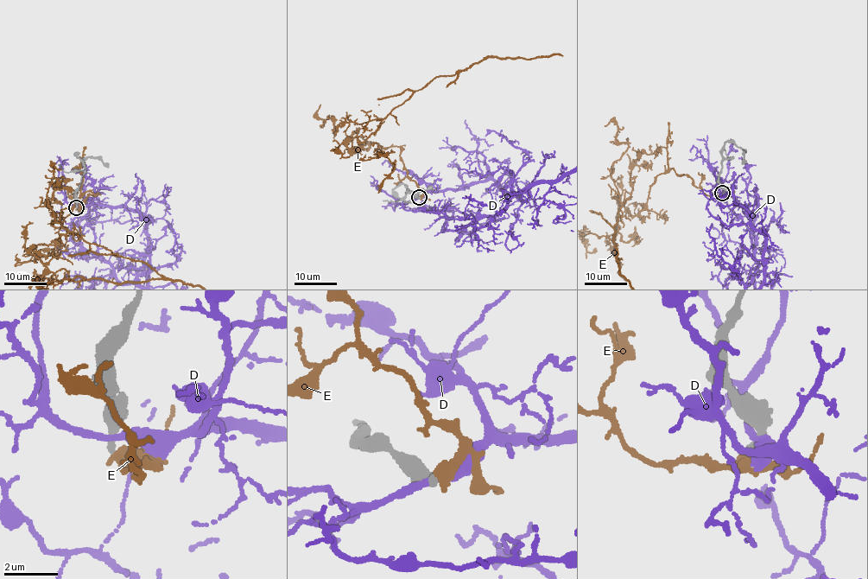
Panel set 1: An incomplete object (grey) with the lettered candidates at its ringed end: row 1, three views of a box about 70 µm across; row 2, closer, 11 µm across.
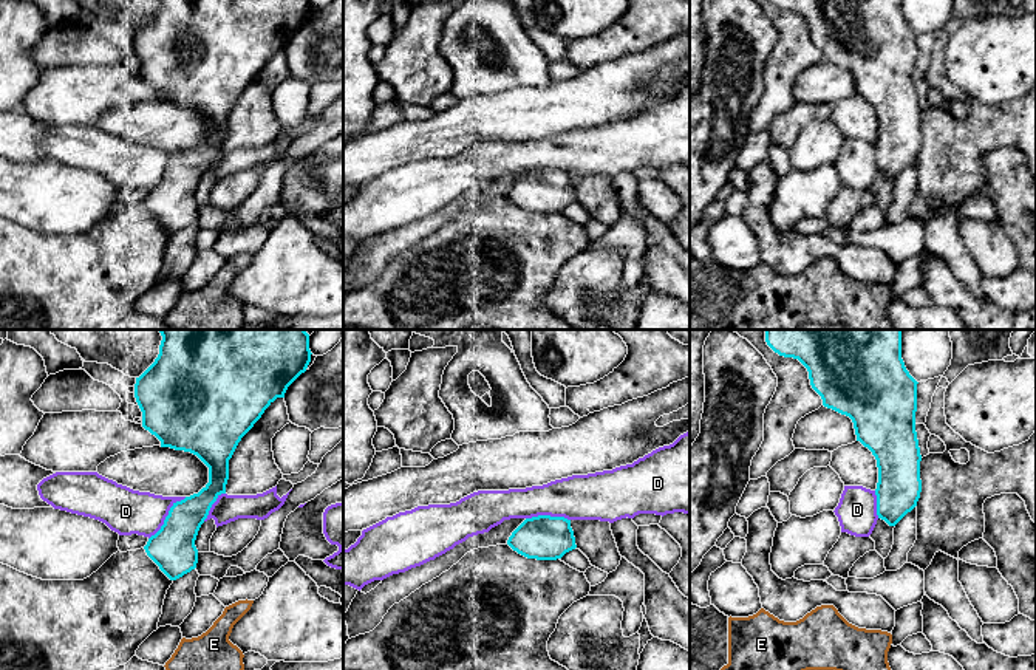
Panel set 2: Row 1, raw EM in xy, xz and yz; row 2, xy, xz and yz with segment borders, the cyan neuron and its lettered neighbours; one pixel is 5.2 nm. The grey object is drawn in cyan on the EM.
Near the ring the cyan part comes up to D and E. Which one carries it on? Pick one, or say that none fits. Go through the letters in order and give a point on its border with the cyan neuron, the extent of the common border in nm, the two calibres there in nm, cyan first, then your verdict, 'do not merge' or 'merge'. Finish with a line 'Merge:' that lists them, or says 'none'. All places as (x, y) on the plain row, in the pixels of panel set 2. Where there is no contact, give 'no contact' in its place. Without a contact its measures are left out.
D: xy (167, 169) | 300 nm | 240/240 nm | do not merge
E: no contact | do not merge
Merge: none

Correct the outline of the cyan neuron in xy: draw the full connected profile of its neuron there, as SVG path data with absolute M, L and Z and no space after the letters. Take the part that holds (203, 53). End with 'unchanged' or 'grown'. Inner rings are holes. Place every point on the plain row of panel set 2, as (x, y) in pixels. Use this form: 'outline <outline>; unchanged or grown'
outline M159 0L155 15L136 31L135 51L142 65L142 80L161 94L161 101L190 105L209 121L209 136L198 147L173 156L161 183L144 200L147 209L170 234L196 221L195 193L212 158L226 147L229 113L264 63L277 51L285 51L288 40L306 25L311 8L309 0Z; unchanged

